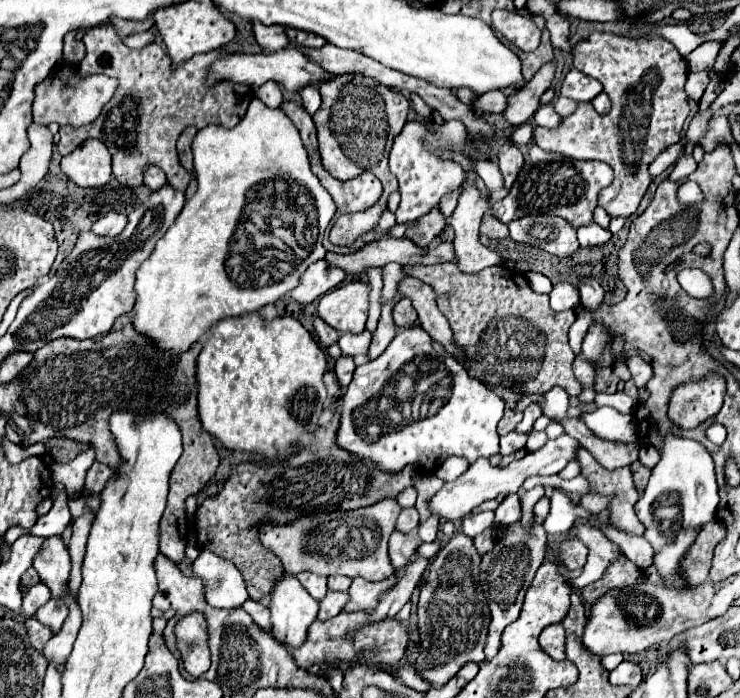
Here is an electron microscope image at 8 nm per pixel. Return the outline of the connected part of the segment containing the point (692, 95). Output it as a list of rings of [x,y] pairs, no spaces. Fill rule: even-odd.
[[[690,72],[687,76],[686,86],[686,96],[694,102],[698,102],[702,98],[702,92],[706,88],[706,82],[708,82],[708,74],[706,72]]]

